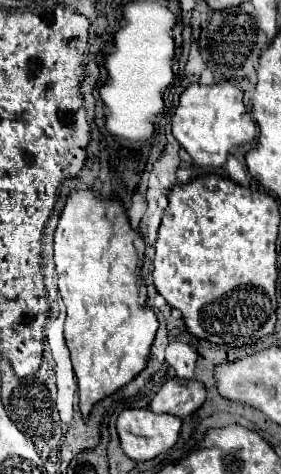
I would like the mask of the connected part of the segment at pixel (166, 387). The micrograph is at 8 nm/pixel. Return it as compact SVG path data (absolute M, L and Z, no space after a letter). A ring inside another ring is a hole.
M171 378L159 388L149 408L157 414L167 412L177 418L185 418L193 414L203 402L205 402L205 386L201 382Z

